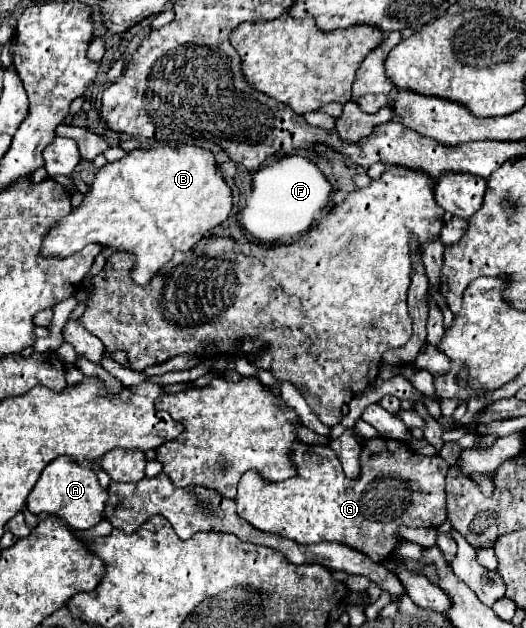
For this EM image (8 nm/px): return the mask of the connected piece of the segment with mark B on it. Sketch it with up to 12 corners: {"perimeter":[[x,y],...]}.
{"perimeter":[[136,149],[96,173],[40,255],[134,255],[146,285],[230,211],[210,151]]}

